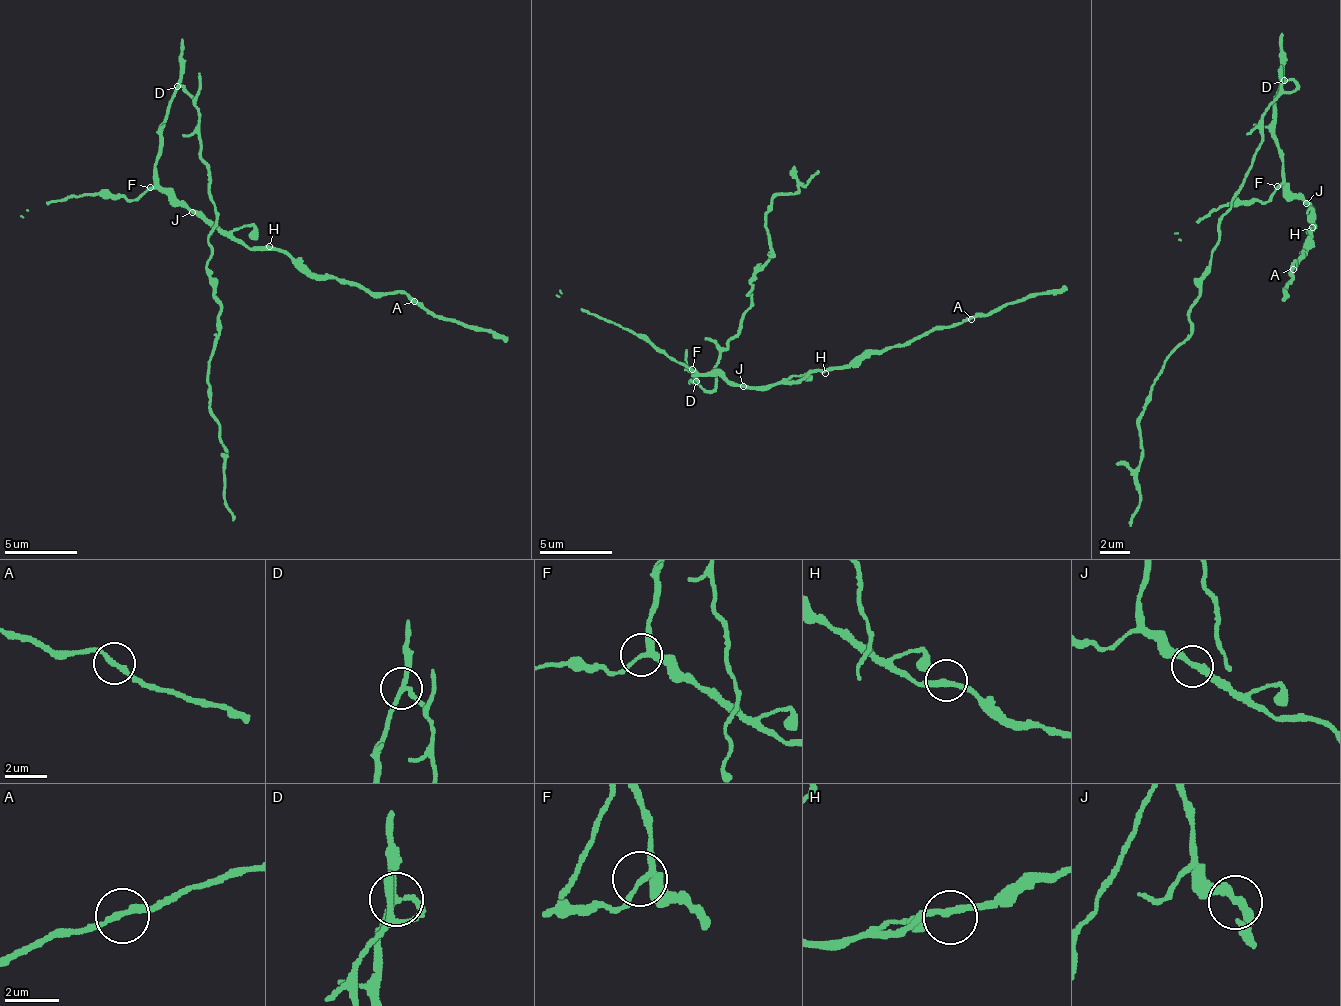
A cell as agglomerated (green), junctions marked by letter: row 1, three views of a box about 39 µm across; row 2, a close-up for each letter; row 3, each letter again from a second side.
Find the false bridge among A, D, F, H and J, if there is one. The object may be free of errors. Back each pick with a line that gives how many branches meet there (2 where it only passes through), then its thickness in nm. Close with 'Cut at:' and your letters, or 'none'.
D: Branches: 3. Thickness 180 nm
Cut at: D

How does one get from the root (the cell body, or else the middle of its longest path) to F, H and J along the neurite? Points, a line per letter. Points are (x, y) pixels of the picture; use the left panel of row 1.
F: (184, 87), (170, 104), (170, 114), (162, 129), (162, 147), (153, 162), (150, 187)
H: (184, 87), (170, 104), (162, 129), (156, 181), (171, 188), (182, 204), (199, 209), (252, 249), (269, 246)
J: (184, 87), (170, 104), (170, 114), (162, 129), (156, 181), (163, 188), (171, 188), (192, 212)

